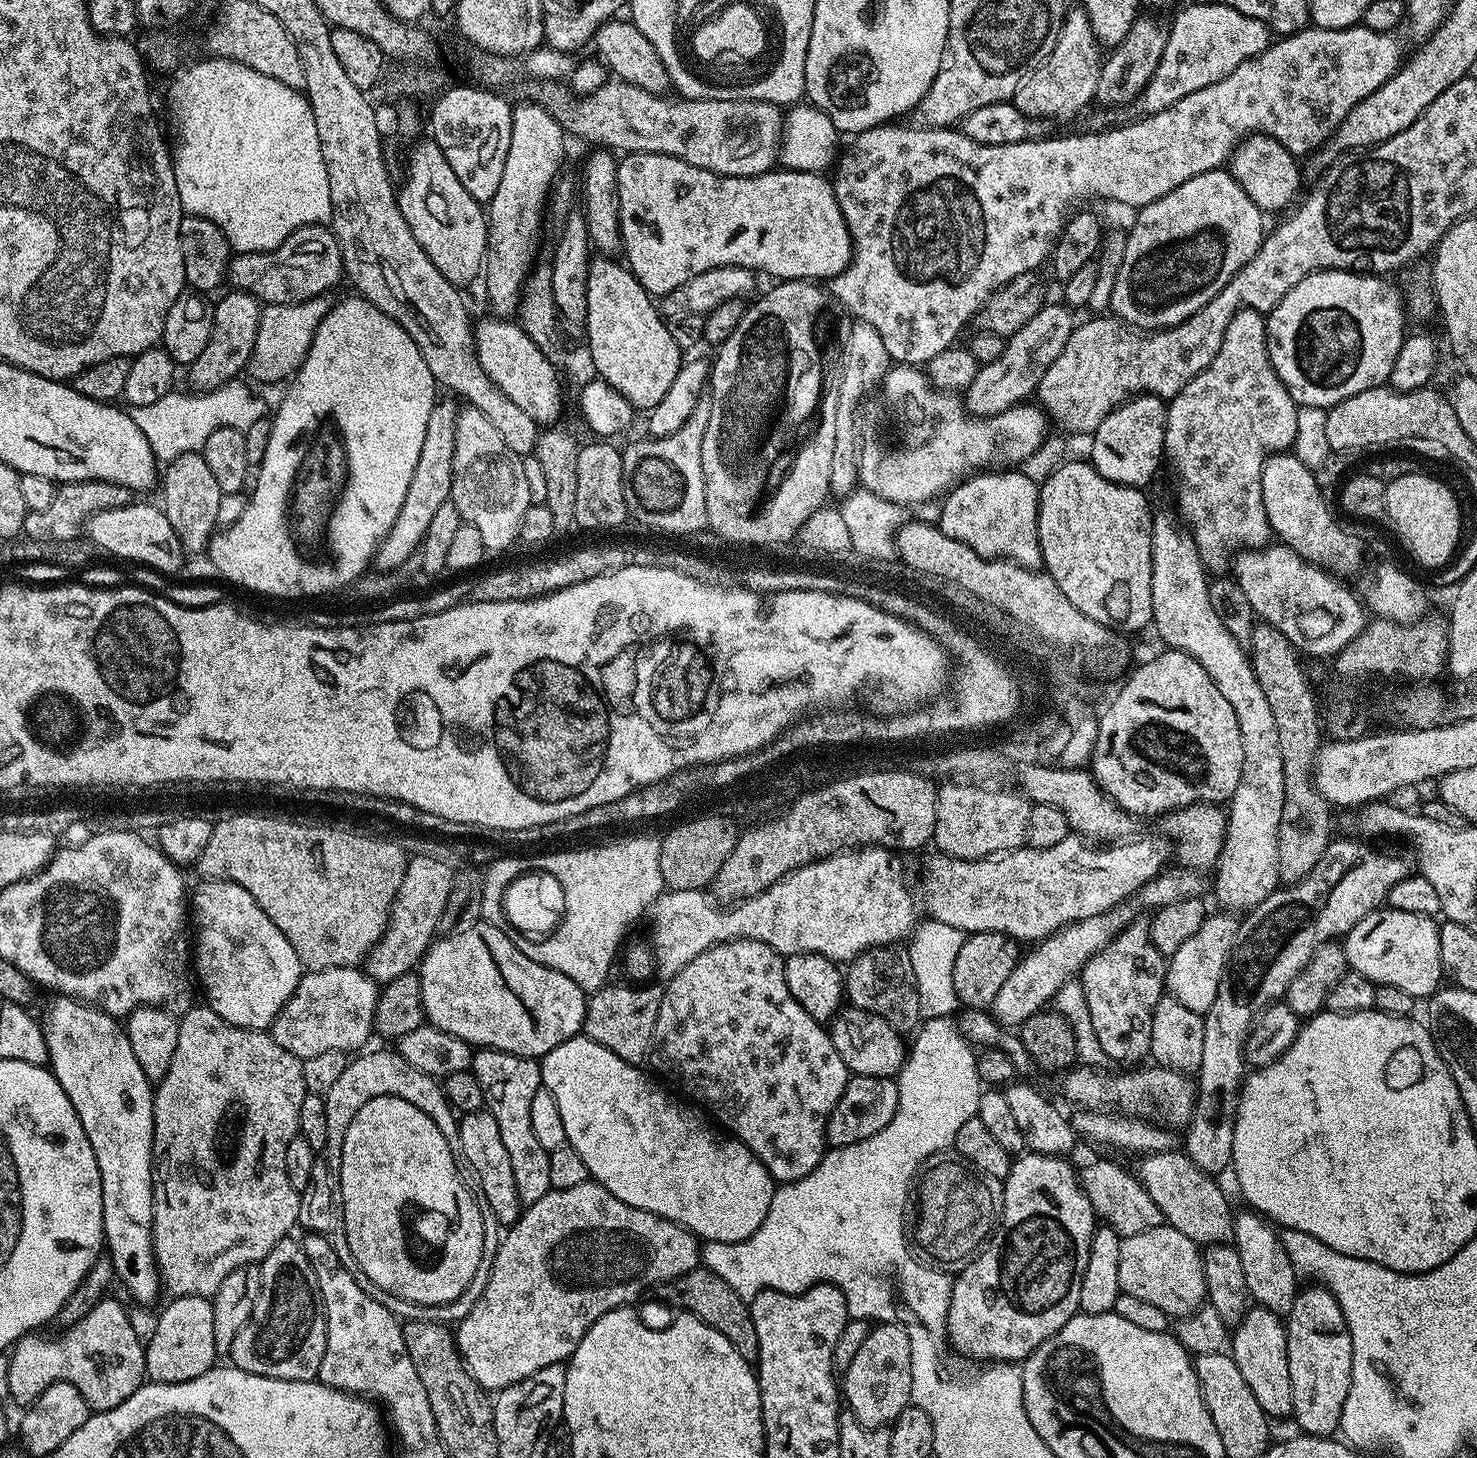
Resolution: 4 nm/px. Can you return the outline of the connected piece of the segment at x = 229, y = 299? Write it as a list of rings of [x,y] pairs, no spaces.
[[[228,290],[228,293],[221,298],[220,301],[215,301],[212,313],[214,314],[214,326],[212,327],[212,333],[210,334],[210,342],[206,342],[206,350],[202,350],[202,354],[198,354],[198,358],[194,358],[192,364],[187,365],[186,372],[188,372],[188,380],[193,384],[191,387],[195,389],[197,393],[209,392],[210,390],[218,390],[218,386],[223,384],[229,384],[231,380],[237,379],[241,375],[240,371],[243,373],[247,369],[248,362],[252,358],[252,351],[254,350],[254,340],[258,338],[258,322],[260,321],[260,310],[261,310],[260,301],[254,299],[252,295],[248,292],[242,292],[239,290]]]

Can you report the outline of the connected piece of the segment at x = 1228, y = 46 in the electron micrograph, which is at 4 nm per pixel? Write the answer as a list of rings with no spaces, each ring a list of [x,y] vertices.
[[[1212,2],[1192,4],[1182,9],[1168,28],[1166,50],[1162,50],[1162,62],[1158,62],[1154,78],[1150,78],[1139,94],[1141,113],[1166,110],[1174,106],[1174,102],[1186,98],[1186,94],[1194,94],[1194,90],[1202,90],[1202,86],[1210,86],[1226,78],[1226,74],[1238,70],[1242,62],[1262,55],[1269,43],[1270,29],[1266,25],[1230,6]]]

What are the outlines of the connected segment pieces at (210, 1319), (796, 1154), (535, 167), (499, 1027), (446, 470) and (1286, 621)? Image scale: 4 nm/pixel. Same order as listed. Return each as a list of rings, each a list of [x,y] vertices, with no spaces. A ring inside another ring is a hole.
[[[177,1296],[167,1302],[168,1309],[158,1315],[158,1330],[144,1349],[144,1371],[149,1381],[181,1384],[206,1374],[217,1363],[214,1310],[211,1299],[203,1296]]]
[[[727,940],[724,944],[716,944],[710,950],[698,954],[689,965],[678,971],[676,977],[667,981],[652,1035],[650,1064],[666,1079],[673,1080],[689,1096],[685,1096],[689,1101],[703,1106],[721,1125],[728,1124],[724,1125],[727,1131],[742,1141],[764,1163],[773,1180],[789,1184],[806,1178],[806,1174],[810,1174],[823,1158],[828,1144],[828,1119],[846,1090],[850,1073],[838,1050],[834,1050],[829,1029],[821,1021],[810,1018],[810,1014],[806,1014],[806,1010],[802,1010],[800,1003],[790,994],[786,986],[784,961],[785,957],[766,946],[766,942],[757,940]]]
[[[523,102],[512,109],[510,150],[498,194],[486,205],[488,218],[488,254],[482,269],[482,284],[497,317],[512,318],[520,307],[520,293],[537,263],[540,227],[550,200],[553,184],[561,175],[566,133],[560,123],[540,104]]]
[[[478,922],[472,928],[463,928],[460,932],[441,935],[428,949],[424,959],[420,961],[418,975],[422,982],[422,1006],[427,1023],[432,1024],[438,1030],[446,1030],[446,1034],[454,1034],[458,1038],[462,1038],[467,1044],[471,1044],[477,1049],[493,1048],[515,1056],[539,1058],[545,1056],[550,1050],[554,1050],[554,1046],[562,1046],[562,1042],[581,1035],[588,1009],[585,992],[566,974],[558,974],[558,970],[550,970],[546,966],[534,962],[534,958],[526,958],[526,954],[522,954],[522,950],[518,950],[518,946],[514,946],[514,942],[510,942],[510,938],[506,934],[502,934],[502,930],[498,930],[487,922]]]
[[[437,399],[430,410],[430,422],[426,422],[426,442],[422,442],[422,458],[418,458],[418,467],[414,478],[410,478],[410,490],[406,502],[386,538],[380,544],[374,557],[374,568],[377,573],[392,574],[400,568],[424,543],[424,536],[434,519],[434,514],[452,495],[452,463],[454,462],[454,434],[456,433],[456,413],[458,404],[455,399]]]
[[[1272,542],[1262,548],[1246,548],[1234,556],[1234,578],[1238,586],[1242,586],[1249,600],[1253,612],[1263,623],[1274,626],[1292,644],[1295,644],[1301,653],[1309,652],[1312,656],[1335,657],[1347,644],[1354,642],[1366,623],[1366,608],[1358,599],[1357,593],[1352,592],[1344,584],[1339,584],[1335,575],[1325,569],[1304,560],[1292,548],[1283,542]]]

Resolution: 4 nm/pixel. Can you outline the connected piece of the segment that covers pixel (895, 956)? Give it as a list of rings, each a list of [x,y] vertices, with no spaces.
[[[907,947],[872,948],[857,956],[847,968],[846,1000],[851,1007],[860,1008],[878,1018],[886,1018],[886,1022],[890,1022],[890,1026],[901,1034],[908,1034],[908,1031],[911,1033],[921,1023],[914,966],[910,966]]]

